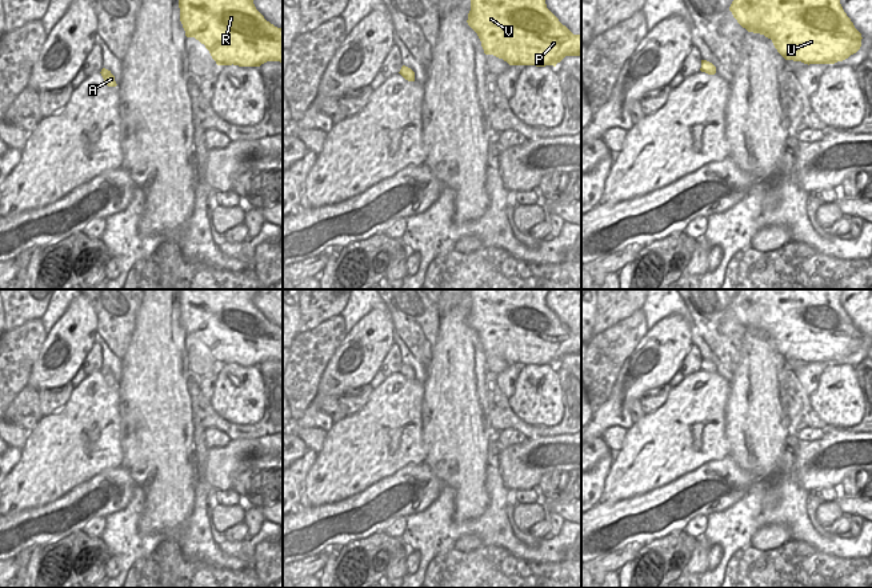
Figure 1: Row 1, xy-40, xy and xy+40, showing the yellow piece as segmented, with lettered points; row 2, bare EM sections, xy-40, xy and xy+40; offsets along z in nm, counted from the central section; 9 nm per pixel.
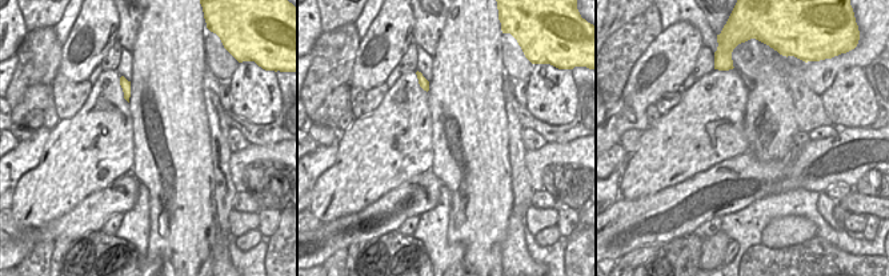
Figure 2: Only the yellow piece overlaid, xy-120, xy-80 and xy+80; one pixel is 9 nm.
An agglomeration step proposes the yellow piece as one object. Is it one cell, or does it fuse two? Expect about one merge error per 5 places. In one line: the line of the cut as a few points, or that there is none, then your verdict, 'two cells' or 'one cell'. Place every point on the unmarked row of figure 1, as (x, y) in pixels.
no cut | one cell

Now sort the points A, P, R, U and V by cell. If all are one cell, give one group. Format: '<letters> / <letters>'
A P R U V

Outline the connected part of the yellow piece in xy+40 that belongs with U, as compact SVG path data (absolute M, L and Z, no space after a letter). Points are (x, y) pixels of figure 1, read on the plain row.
M740 289L729 309L737 321L748 331L771 337L777 351L785 359L804 363L835 363L848 357L861 345L861 332L844 311L840 297L844 289Z

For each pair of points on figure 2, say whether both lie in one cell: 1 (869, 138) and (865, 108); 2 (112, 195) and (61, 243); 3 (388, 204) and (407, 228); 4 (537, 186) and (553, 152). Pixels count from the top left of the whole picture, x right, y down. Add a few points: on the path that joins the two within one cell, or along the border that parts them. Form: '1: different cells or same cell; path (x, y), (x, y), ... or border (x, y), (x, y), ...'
1: different cells; border (840, 127), (869, 128)
2: different cells; border (73, 239), (56, 238), (53, 240)
3: different cells; border (419, 216), (411, 216), (396, 230)
4: same cell; path (537, 178), (537, 168), (545, 160)

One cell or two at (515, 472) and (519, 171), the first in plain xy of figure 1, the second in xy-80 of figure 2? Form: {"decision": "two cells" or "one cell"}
{"decision": "two cells"}

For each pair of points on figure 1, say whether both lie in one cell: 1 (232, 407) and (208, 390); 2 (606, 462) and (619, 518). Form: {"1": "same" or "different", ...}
{"1": "different", "2": "different"}

